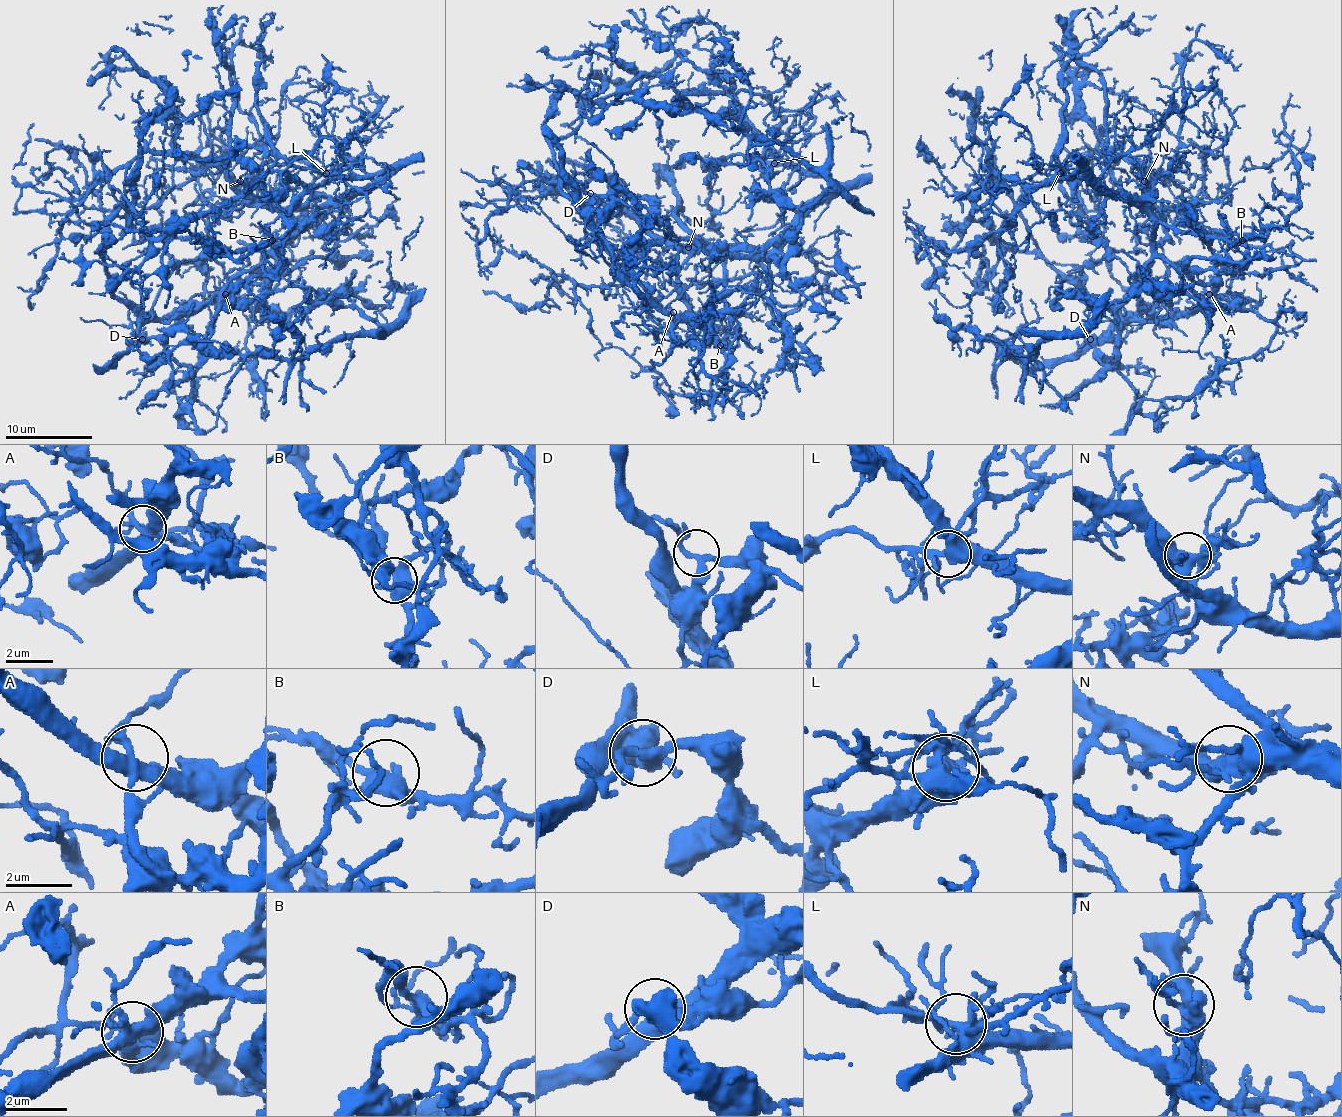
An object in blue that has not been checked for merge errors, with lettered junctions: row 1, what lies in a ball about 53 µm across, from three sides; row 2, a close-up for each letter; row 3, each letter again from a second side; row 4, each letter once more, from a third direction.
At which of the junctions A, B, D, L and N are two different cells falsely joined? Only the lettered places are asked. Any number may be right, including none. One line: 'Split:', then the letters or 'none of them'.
Split: none of them

